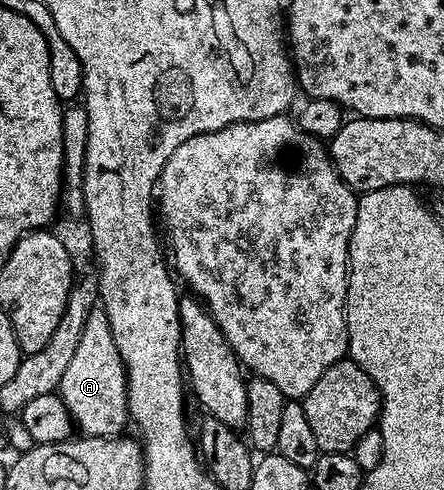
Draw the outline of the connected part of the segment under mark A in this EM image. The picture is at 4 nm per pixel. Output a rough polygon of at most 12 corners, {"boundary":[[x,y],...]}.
{"boundary":[[88,313],[57,391],[86,436],[126,430],[125,364]]}

